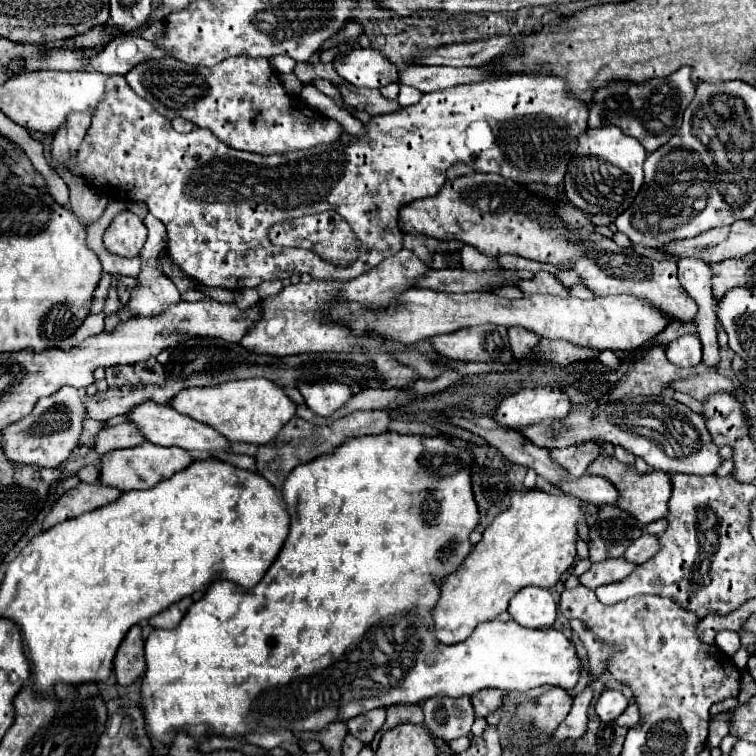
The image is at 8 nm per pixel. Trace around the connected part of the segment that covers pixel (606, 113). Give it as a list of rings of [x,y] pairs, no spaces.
[[[683,66],[671,76],[655,78],[645,84],[629,84],[629,82],[611,82],[609,86],[597,90],[595,102],[589,108],[589,128],[599,126],[619,126],[625,134],[637,138],[641,146],[651,154],[665,142],[669,142],[671,136],[677,134],[681,128],[683,112],[693,100],[695,84],[691,82],[691,68]]]

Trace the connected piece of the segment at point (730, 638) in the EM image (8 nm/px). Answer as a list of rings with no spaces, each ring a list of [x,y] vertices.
[[[721,630],[715,636],[715,644],[729,656],[733,656],[737,652],[737,644],[739,644],[739,634],[731,632],[731,630]]]

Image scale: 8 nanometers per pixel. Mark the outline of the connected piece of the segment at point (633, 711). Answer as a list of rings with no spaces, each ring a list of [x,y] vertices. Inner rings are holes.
[[[631,702],[629,706],[627,706],[627,710],[615,720],[619,726],[625,726],[625,728],[631,728],[631,726],[637,726],[639,724],[639,710],[637,710],[637,706]]]

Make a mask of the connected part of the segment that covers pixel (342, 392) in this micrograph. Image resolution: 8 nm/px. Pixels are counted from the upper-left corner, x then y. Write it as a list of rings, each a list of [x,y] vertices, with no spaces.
[[[299,382],[297,388],[305,398],[305,404],[315,414],[321,414],[321,416],[329,416],[351,398],[349,386],[339,382],[315,382],[315,384]]]

